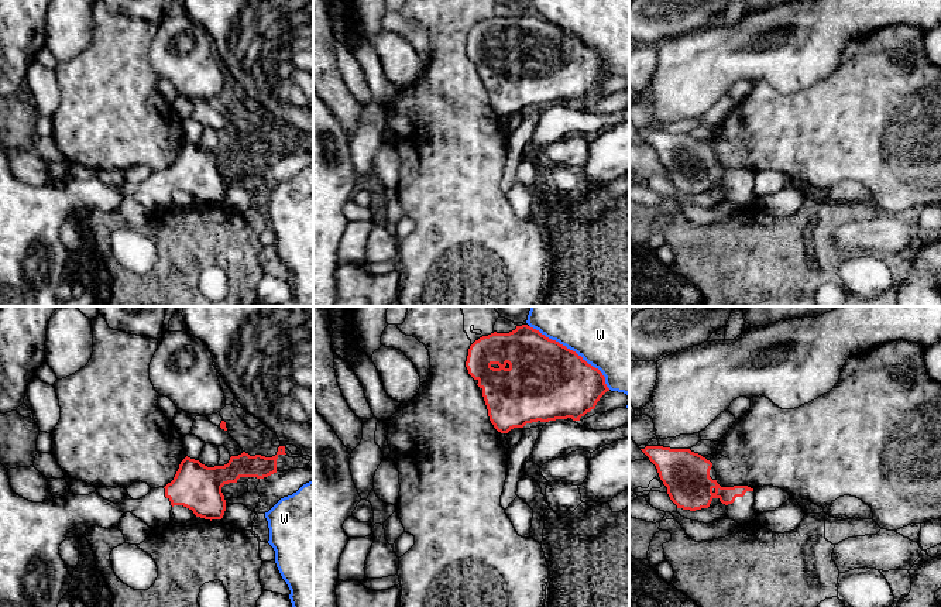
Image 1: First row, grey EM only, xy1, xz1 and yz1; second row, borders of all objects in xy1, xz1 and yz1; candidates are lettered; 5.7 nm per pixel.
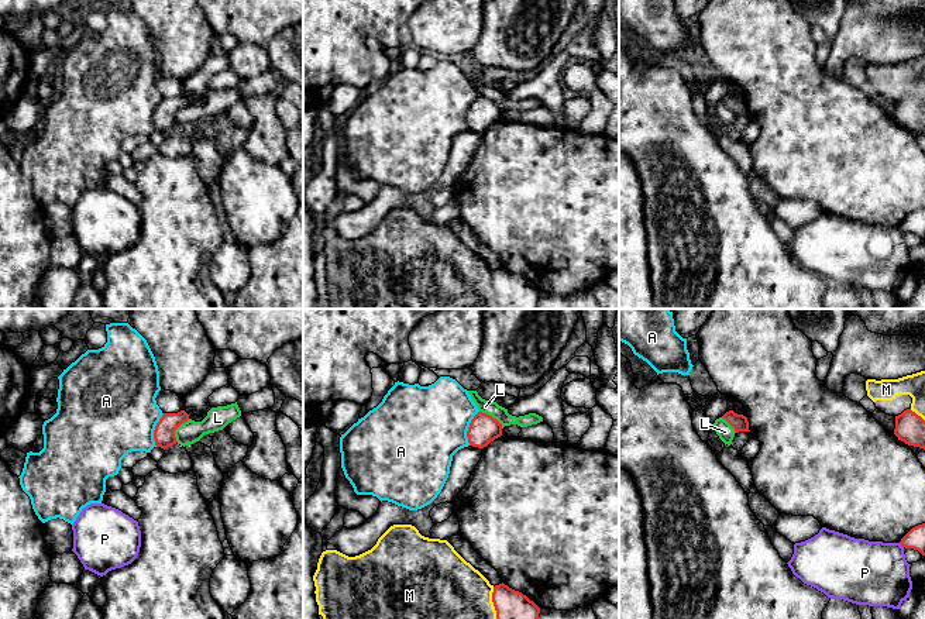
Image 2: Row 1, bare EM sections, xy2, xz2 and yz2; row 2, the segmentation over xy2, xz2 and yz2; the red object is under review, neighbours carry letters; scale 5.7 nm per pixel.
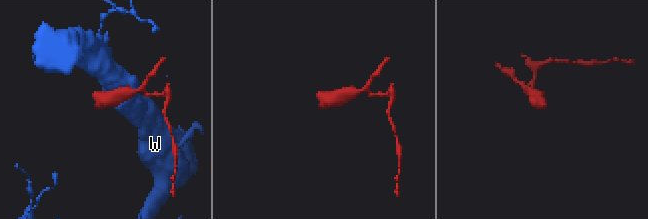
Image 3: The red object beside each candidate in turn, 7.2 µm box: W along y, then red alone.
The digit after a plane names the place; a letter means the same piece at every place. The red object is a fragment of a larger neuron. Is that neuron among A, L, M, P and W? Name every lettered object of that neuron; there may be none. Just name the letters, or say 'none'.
none

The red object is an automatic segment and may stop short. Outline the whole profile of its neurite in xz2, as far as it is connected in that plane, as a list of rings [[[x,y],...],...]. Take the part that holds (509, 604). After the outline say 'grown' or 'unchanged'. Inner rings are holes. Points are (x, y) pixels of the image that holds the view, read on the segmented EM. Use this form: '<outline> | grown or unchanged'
[[[503,582],[494,587],[492,602],[496,619],[539,619],[540,608]]] | unchanged

